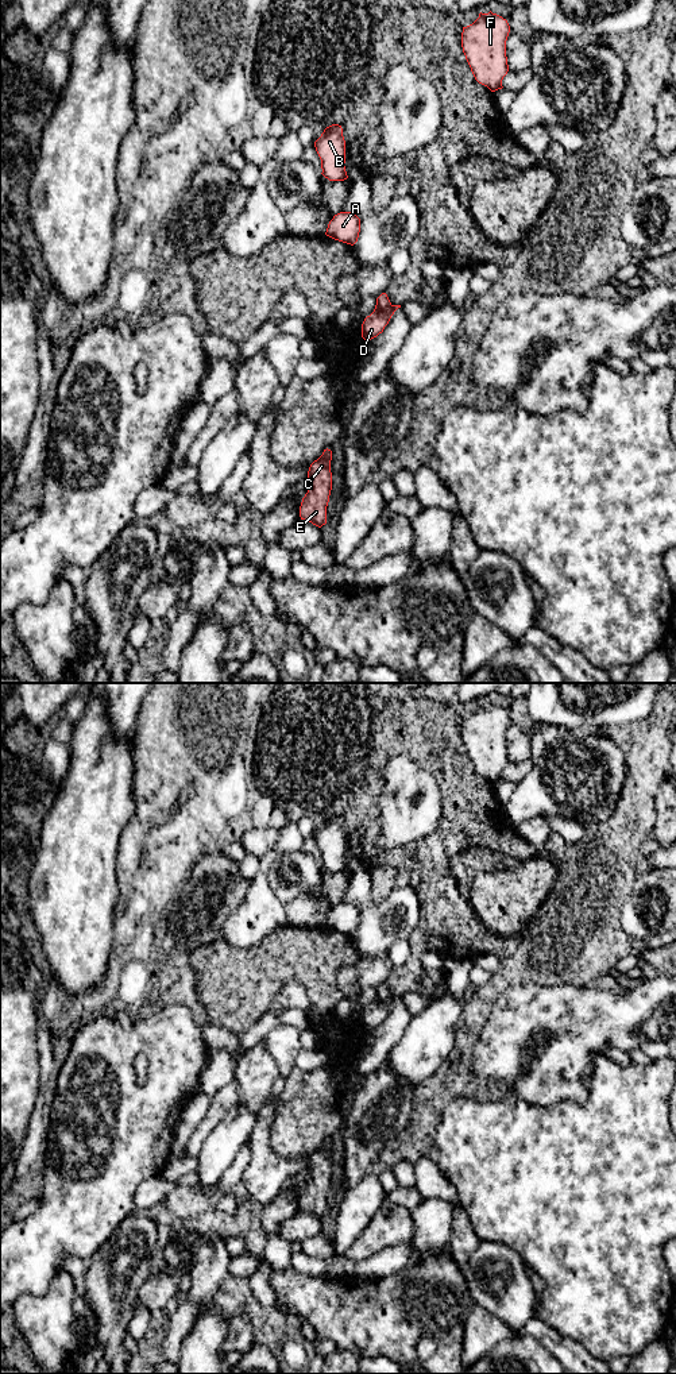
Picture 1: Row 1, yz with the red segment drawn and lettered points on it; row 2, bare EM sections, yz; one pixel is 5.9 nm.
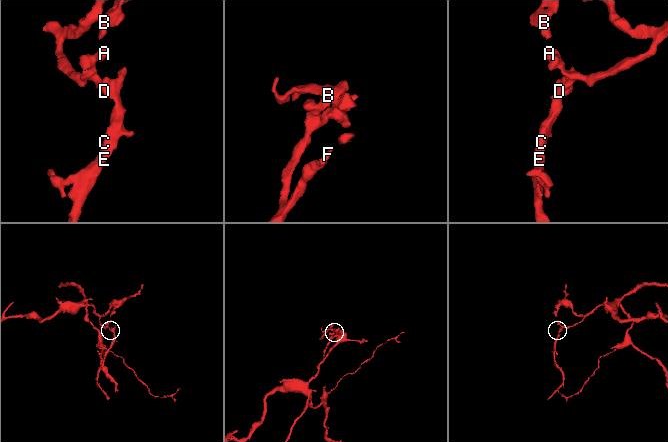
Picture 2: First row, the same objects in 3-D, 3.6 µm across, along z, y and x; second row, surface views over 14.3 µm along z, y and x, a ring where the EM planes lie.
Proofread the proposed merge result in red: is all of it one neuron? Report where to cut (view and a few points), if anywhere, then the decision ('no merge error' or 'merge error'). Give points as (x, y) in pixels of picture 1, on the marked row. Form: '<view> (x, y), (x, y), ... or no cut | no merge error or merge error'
yz (390, 304), (385, 309), (374, 311) | merge error

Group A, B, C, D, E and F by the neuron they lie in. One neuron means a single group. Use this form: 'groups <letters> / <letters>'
groups A B D F / C E

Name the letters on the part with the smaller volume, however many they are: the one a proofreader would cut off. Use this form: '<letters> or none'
C, E

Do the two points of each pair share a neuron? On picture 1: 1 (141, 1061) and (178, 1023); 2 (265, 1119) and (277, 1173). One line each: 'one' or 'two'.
1: two
2: one

